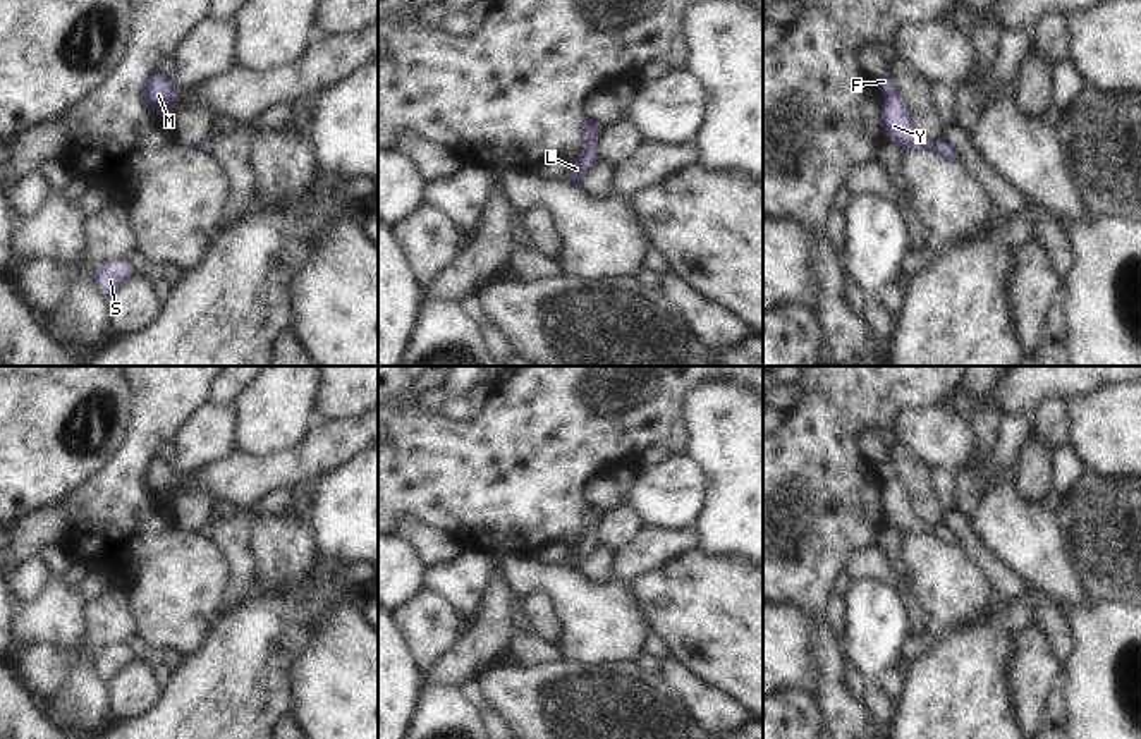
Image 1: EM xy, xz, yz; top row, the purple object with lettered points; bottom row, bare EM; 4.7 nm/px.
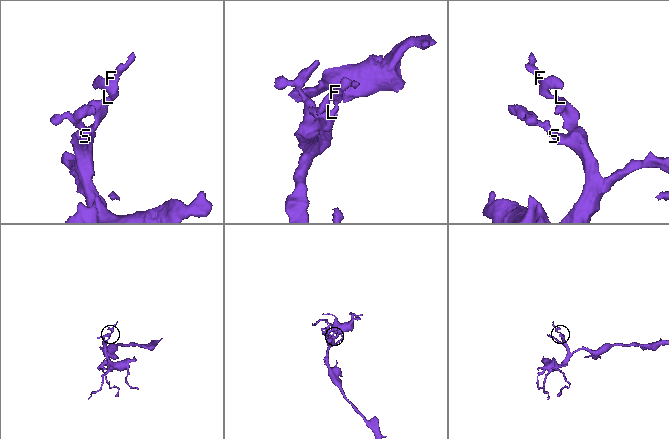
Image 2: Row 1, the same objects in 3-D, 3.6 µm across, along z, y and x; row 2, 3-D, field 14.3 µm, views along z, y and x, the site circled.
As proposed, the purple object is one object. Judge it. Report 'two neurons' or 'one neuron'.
one neuron

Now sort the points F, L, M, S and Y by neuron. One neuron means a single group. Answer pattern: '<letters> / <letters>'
F L M S Y

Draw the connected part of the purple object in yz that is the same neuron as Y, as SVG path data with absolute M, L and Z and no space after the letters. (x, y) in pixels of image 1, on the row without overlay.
M882 461L875 467L883 481L880 500L883 521L888 526L907 534L933 534L949 545L959 545L957 536L949 528L933 528L914 512L911 497L906 486L900 483L900 478L890 461Z

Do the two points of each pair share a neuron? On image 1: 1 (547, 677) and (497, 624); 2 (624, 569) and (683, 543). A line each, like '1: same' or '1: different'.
1: different
2: same

